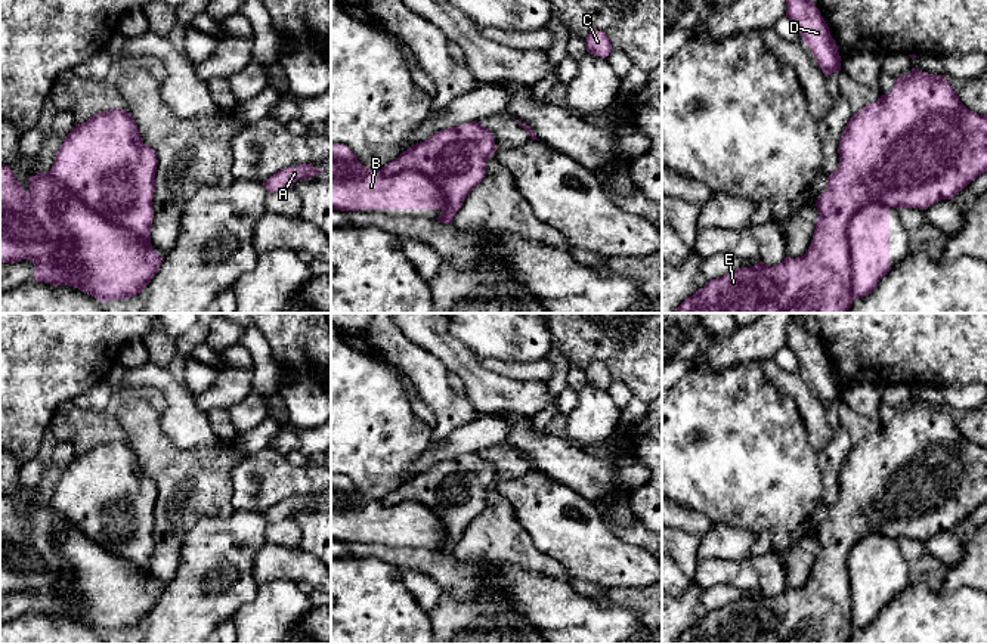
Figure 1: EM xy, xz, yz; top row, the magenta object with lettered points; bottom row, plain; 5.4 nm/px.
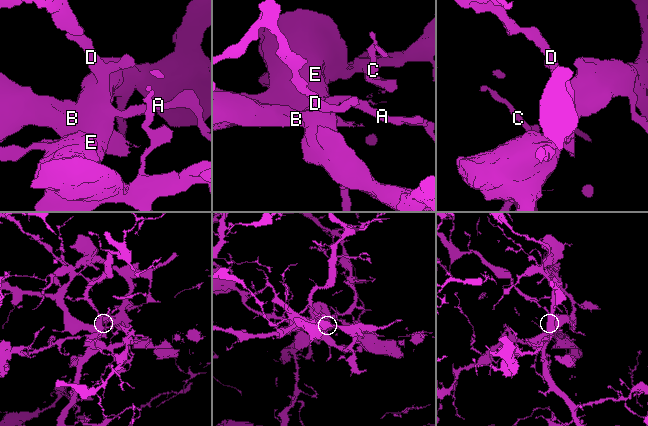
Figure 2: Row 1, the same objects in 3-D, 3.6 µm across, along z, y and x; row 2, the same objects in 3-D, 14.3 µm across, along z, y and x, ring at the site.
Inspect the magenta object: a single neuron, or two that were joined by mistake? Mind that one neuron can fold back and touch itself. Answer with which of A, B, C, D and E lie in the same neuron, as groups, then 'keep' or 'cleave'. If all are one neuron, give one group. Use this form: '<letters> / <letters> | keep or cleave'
A C D E / B | cleave

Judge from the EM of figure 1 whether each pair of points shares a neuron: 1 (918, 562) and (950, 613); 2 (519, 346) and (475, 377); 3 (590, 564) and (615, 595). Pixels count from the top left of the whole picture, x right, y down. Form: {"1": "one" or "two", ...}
{"1": "two", "2": "two", "3": "two"}

